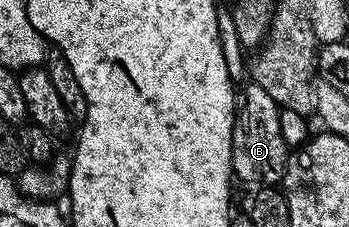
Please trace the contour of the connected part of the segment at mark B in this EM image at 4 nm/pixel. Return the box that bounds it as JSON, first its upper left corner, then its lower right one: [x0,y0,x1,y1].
[233,81,287,185]

